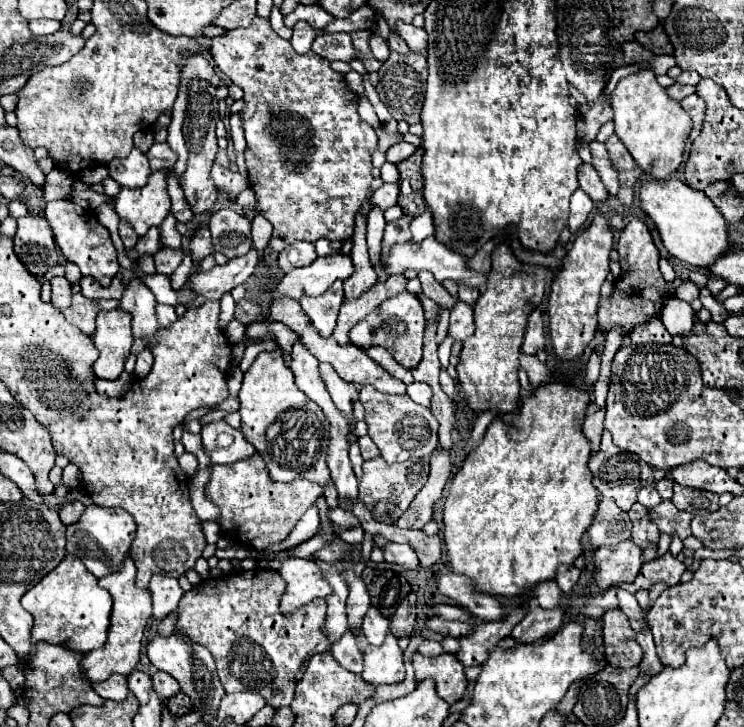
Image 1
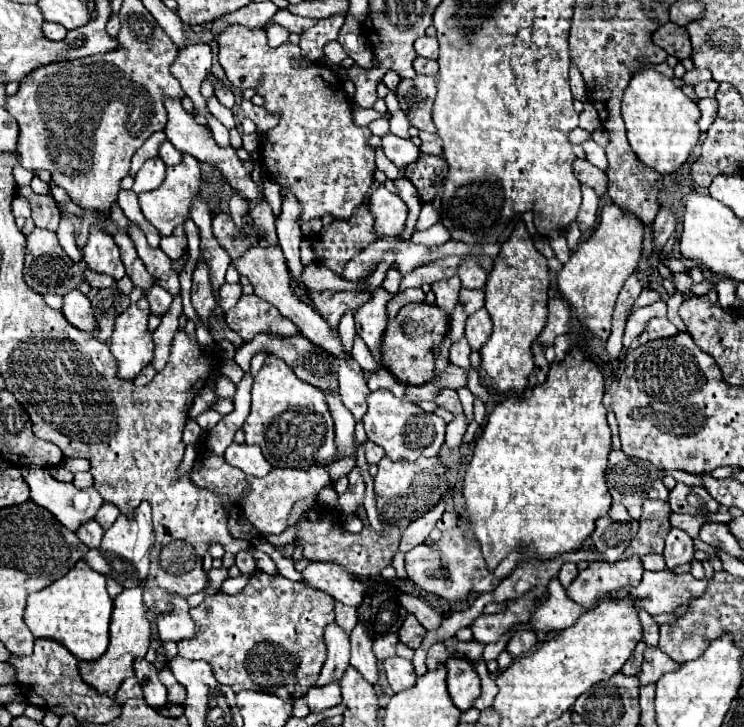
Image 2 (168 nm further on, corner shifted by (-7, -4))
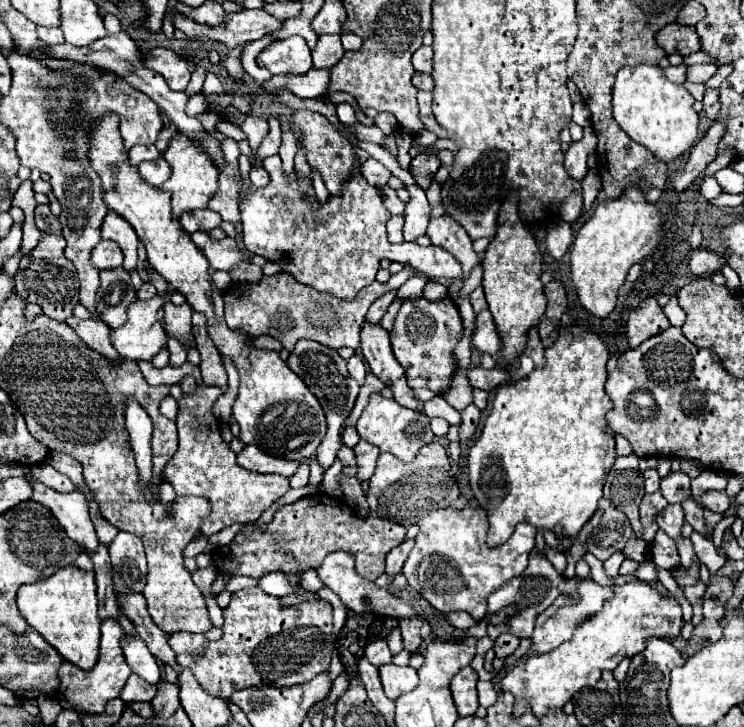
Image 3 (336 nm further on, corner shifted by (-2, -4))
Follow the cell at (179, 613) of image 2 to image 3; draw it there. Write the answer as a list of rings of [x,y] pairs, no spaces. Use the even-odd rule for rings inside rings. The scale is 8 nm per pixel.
[[[179,632],[169,636],[169,646],[177,654],[203,654],[207,648],[209,640],[203,634],[189,634],[189,632]]]

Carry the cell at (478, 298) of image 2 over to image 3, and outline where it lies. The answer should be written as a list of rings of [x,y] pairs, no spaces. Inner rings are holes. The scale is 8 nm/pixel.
[[[479,286],[479,288],[477,288],[477,290],[475,290],[469,298],[471,298],[471,304],[473,304],[475,314],[487,308],[487,302],[485,302],[485,292],[483,292],[483,288],[481,288],[481,286]]]

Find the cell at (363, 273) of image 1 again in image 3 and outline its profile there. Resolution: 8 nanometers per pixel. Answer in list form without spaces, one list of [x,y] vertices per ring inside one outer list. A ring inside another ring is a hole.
[[[365,322],[361,330],[361,354],[367,360],[371,372],[391,388],[393,398],[401,406],[423,412],[423,402],[413,396],[413,390],[405,378],[405,370],[395,360],[395,354],[391,350],[389,334],[381,326]]]

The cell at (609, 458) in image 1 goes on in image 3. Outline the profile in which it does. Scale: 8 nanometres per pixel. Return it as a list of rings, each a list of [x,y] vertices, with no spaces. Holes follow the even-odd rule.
[[[619,456],[607,476],[605,498],[611,500],[631,522],[635,536],[643,536],[643,528],[639,522],[639,500],[643,496],[643,474],[639,472],[639,458]]]

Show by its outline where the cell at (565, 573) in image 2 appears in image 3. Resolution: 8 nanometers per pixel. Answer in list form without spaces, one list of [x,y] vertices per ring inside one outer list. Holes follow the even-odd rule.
[[[545,546],[545,556],[549,558],[549,562],[555,566],[557,572],[565,572],[565,566],[567,566],[567,560],[565,560],[565,554],[559,552],[557,548],[551,548],[551,546]]]

